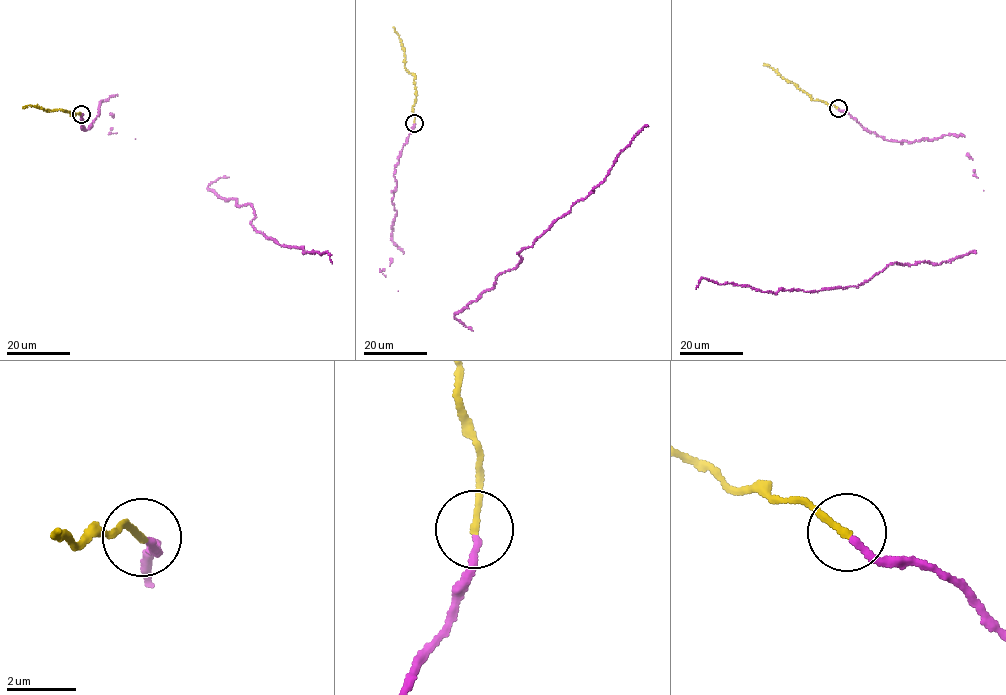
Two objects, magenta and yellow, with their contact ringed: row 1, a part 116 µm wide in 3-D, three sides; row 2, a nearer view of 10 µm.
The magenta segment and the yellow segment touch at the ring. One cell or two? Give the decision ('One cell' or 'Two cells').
One cell

